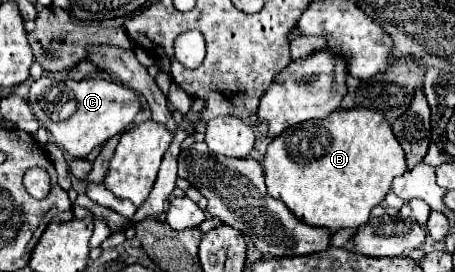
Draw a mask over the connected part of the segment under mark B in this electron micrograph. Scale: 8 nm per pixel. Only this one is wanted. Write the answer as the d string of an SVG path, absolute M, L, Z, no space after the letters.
M374 109L334 111L326 119L310 119L286 129L268 143L264 155L264 175L268 193L280 201L306 225L332 231L356 229L370 219L370 211L380 205L390 191L394 177L406 173L406 159L388 121Z

